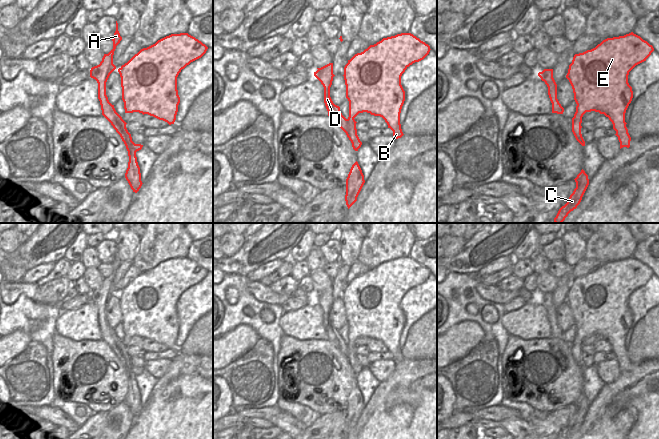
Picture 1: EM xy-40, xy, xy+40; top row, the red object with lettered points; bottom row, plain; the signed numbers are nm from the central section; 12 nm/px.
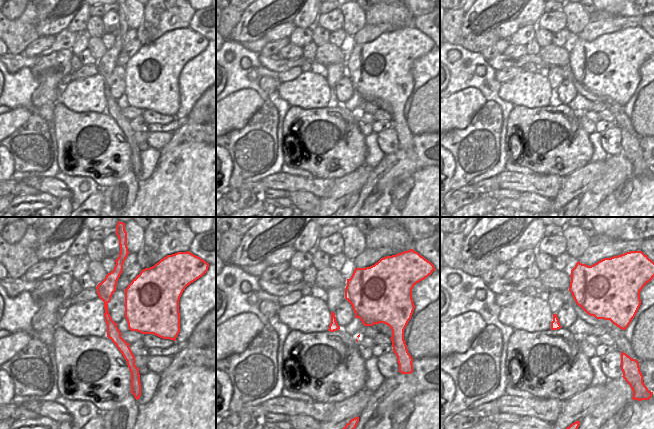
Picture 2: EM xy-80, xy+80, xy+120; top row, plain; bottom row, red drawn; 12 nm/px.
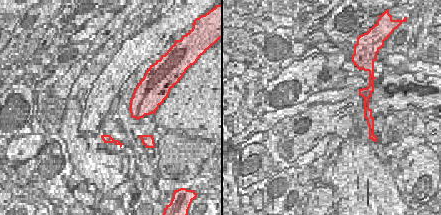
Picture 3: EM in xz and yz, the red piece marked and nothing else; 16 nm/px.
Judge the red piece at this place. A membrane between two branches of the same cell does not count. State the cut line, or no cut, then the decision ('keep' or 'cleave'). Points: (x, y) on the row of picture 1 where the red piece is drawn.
cut xy+40 (581, 120), (575, 119), (572, 121); cleave

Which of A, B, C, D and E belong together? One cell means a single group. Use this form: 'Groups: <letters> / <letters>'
Groups: A C D / B E.

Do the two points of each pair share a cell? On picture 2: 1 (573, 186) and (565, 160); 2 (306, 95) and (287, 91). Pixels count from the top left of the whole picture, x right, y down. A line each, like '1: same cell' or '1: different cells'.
1: different cells
2: same cell

